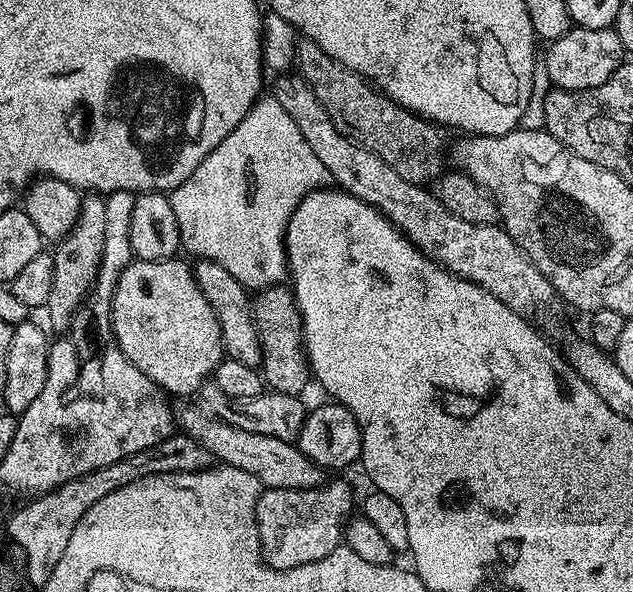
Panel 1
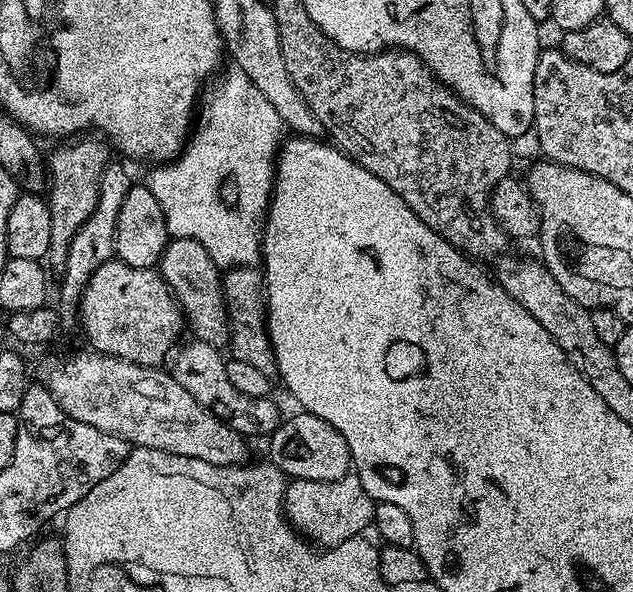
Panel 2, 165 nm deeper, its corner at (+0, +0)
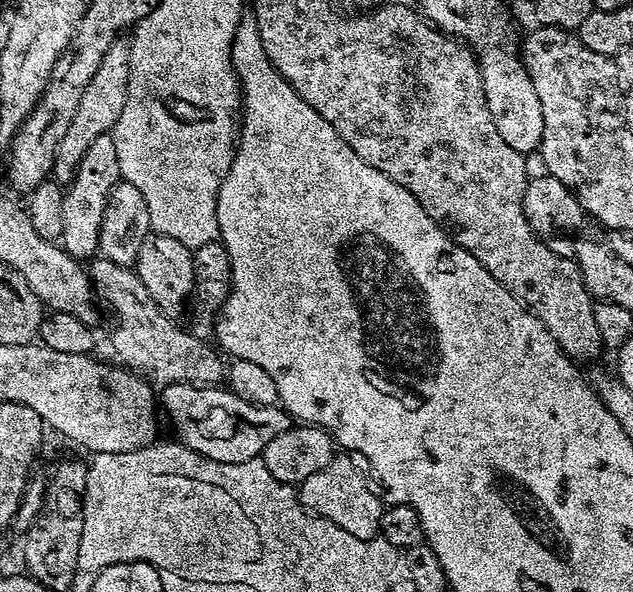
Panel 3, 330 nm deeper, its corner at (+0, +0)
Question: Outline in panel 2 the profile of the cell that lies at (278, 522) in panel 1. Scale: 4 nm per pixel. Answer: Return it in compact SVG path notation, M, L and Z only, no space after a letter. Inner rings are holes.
M349 474L341 480L293 480L287 481L284 490L284 515L288 517L289 524L296 529L299 535L307 538L313 545L321 549L337 548L342 542L361 535L364 527L373 523L376 515L376 504L362 490L359 475Z

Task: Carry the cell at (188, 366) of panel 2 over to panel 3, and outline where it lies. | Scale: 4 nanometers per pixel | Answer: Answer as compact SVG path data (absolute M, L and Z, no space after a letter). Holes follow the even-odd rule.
M103 258L93 259L91 264L90 279L95 299L100 302L105 300L112 307L112 320L116 323L112 328L112 348L116 351L117 358L115 357L115 359L123 367L145 378L151 378L153 381L161 380L161 385L164 386L186 383L216 386L225 379L226 364L225 361L220 361L221 353L211 343L208 345L206 341L199 340L194 333L187 332L184 328L179 328L176 325L179 323L173 317L162 314L162 310L158 310L154 298L150 298L146 286L142 286L138 274L132 268L118 266L114 262Z

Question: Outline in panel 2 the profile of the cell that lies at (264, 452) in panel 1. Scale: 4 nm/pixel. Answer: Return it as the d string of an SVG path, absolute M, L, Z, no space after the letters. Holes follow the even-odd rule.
M95 350L87 351L80 352L69 360L56 360L44 372L43 383L49 394L70 418L86 422L86 426L94 426L103 432L121 436L132 446L166 450L166 454L182 454L186 458L202 458L202 462L210 462L214 466L243 464L249 459L249 441L243 434L194 402L194 398L190 398L190 394L186 394L186 390L178 386L171 371L160 366L147 368L118 356L105 356L103 352Z

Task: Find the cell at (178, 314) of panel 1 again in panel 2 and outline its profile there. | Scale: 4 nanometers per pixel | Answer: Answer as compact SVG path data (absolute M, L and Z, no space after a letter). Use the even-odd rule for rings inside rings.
M115 258L107 260L105 264L98 266L98 270L94 270L80 299L78 324L79 327L84 327L84 336L92 343L89 345L95 351L103 352L105 356L118 356L122 360L129 360L147 368L155 368L165 363L164 355L177 347L176 339L179 338L180 331L183 333L186 328L184 313L180 311L176 297L156 268L126 266Z

